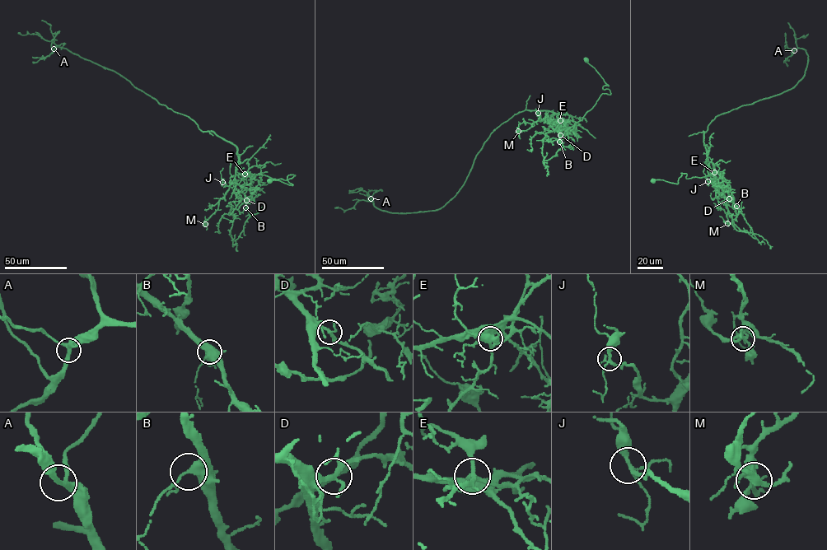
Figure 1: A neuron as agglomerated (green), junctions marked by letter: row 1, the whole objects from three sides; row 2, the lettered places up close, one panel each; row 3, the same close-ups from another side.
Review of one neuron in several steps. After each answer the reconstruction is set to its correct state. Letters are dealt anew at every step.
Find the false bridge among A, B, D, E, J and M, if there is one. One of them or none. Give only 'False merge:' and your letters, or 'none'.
False merge: E

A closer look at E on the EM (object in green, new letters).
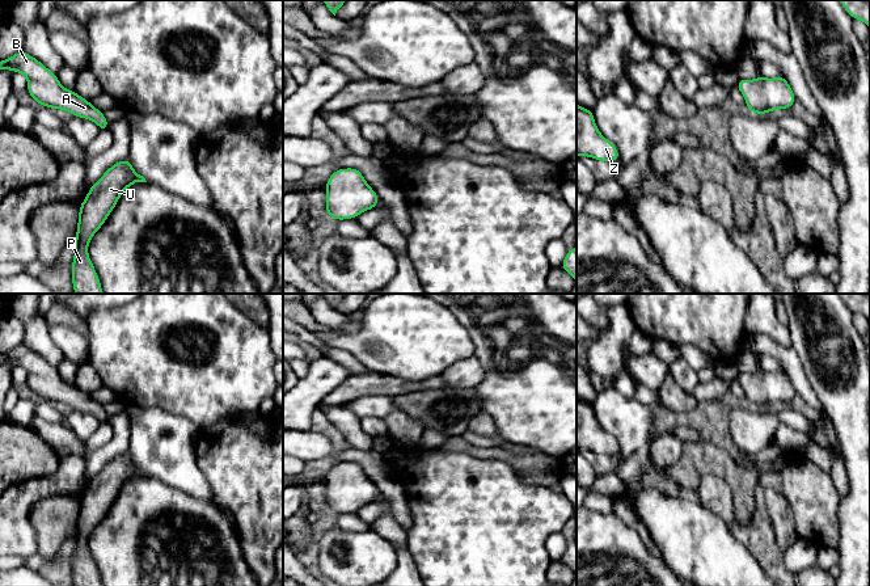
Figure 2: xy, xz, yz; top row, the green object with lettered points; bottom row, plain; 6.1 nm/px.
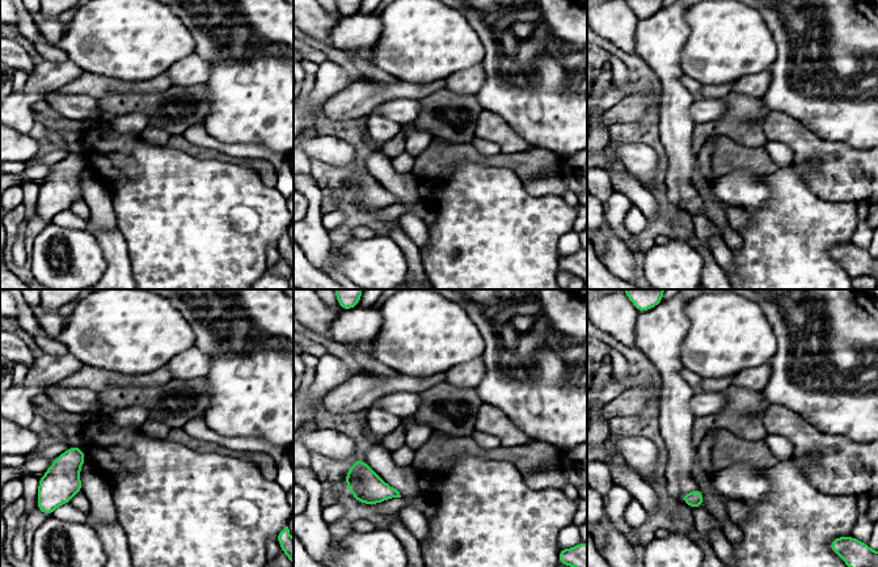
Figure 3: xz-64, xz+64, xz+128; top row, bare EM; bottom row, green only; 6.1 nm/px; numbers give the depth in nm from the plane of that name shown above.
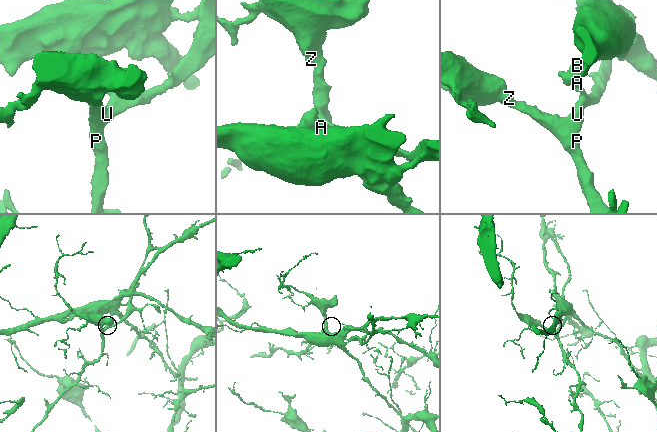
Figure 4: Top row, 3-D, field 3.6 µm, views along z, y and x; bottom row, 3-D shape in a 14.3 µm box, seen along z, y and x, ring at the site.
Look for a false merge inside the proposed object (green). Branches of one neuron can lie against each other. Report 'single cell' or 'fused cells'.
fused cells

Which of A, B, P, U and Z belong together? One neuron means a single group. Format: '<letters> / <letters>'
A P U Z / B

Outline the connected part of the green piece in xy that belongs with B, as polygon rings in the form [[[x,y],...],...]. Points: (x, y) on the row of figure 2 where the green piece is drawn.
[[[24,49],[5,60],[0,60],[0,71],[12,69],[21,72],[28,79],[28,93],[45,107],[59,109],[54,104],[58,101],[63,88],[58,75],[46,68],[38,59],[26,54]]]

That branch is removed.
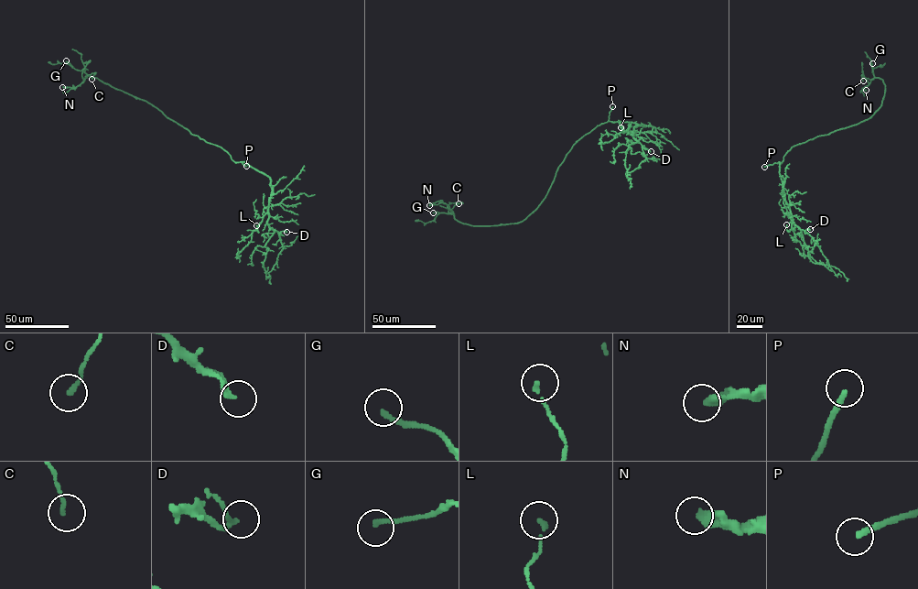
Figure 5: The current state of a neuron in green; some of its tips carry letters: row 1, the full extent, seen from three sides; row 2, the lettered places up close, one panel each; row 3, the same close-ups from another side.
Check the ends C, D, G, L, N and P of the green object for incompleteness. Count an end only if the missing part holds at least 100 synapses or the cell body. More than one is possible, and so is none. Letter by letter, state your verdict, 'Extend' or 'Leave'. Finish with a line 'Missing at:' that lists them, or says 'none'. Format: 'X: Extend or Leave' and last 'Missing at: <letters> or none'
C: Leave
D: Leave
G: Leave
L: Leave
N: Leave
P: Extend
Missing at: P

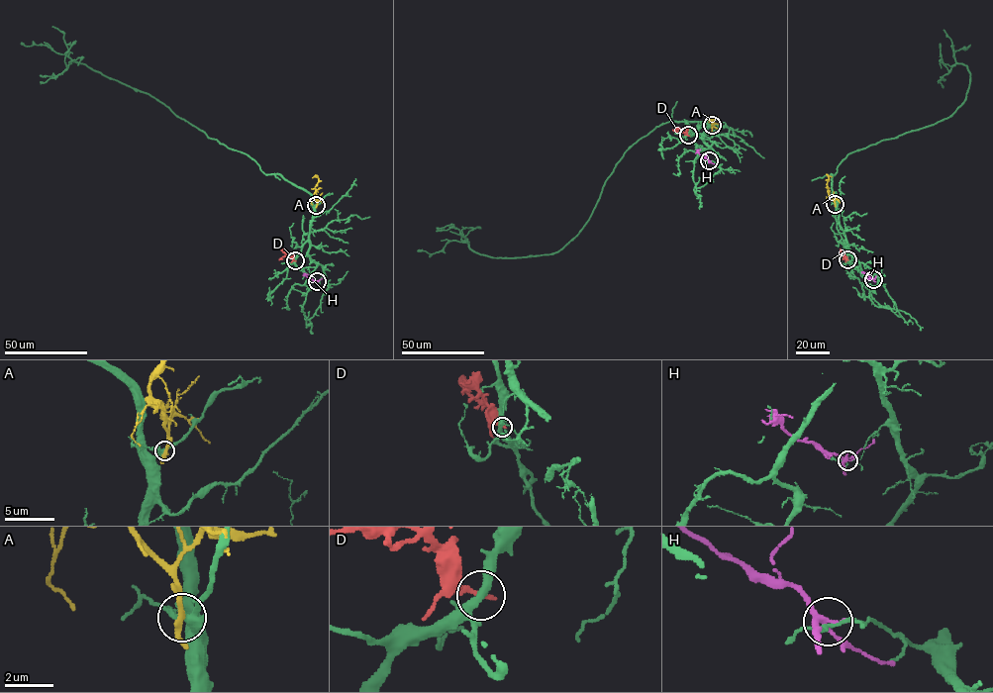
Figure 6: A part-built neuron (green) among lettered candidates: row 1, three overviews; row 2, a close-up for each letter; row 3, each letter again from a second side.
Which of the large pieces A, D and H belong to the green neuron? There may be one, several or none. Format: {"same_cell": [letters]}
{"same_cell": []}

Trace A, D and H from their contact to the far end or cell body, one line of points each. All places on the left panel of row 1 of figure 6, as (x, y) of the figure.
A: (316, 205), (314, 195), (319, 180), (317, 177), (312, 177)
D: (295, 260), (290, 255), (278, 259)
H: (317, 282), (305, 274), (308, 274)

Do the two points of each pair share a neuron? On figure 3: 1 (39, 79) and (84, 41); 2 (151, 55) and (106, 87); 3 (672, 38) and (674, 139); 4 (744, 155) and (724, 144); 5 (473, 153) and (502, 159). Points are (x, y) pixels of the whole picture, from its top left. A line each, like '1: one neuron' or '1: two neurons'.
1: two neurons
2: two neurons
3: one neuron
4: one neuron
5: one neuron

